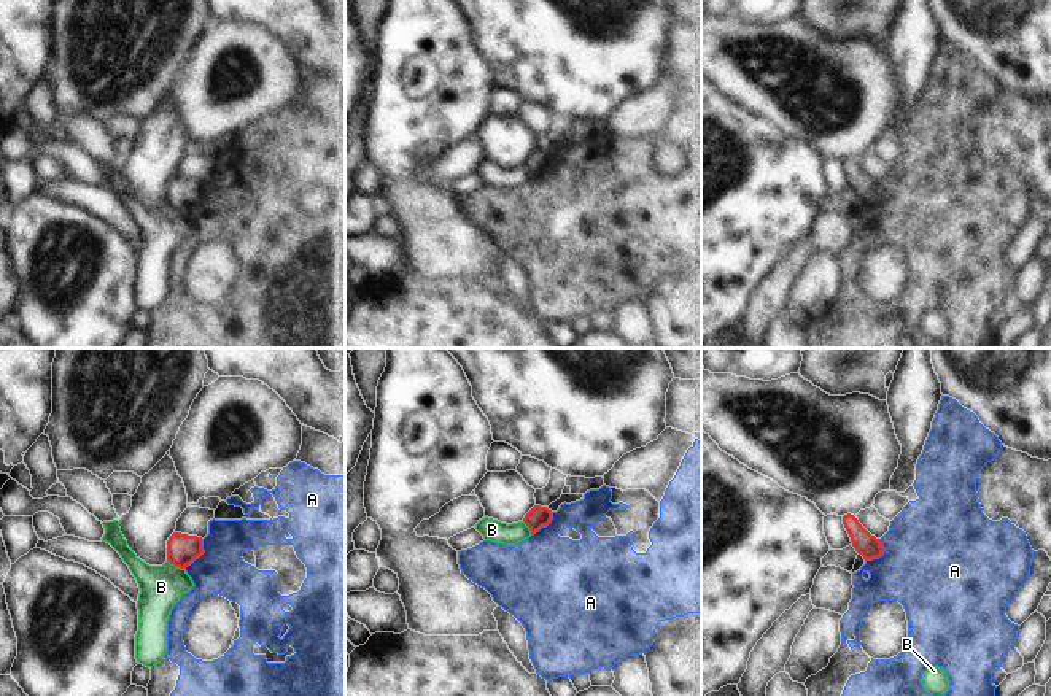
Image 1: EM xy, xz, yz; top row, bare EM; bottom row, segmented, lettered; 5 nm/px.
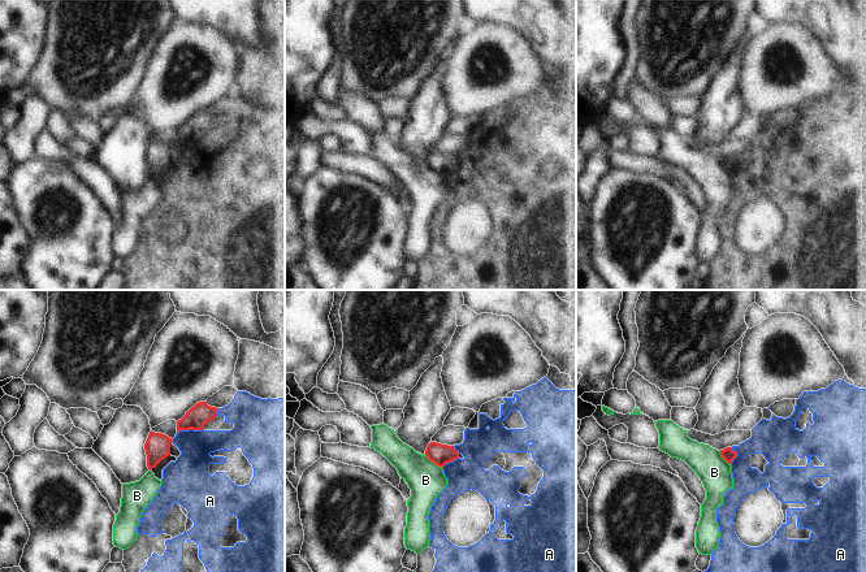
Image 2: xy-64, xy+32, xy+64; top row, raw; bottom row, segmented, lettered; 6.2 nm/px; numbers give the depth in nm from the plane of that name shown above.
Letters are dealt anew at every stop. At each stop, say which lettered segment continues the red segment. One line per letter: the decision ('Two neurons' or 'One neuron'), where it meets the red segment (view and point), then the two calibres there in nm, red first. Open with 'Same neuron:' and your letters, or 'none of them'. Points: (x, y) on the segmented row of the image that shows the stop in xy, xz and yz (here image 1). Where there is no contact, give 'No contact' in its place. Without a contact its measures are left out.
Same neuron: B
A: Two neurons. Touches red at xy (199, 555). Thickness 160 nm (red) against 240 nm
B: One neuron. Touches red at xy (175, 566). Thickness 160 nm (red) against 220 nm.

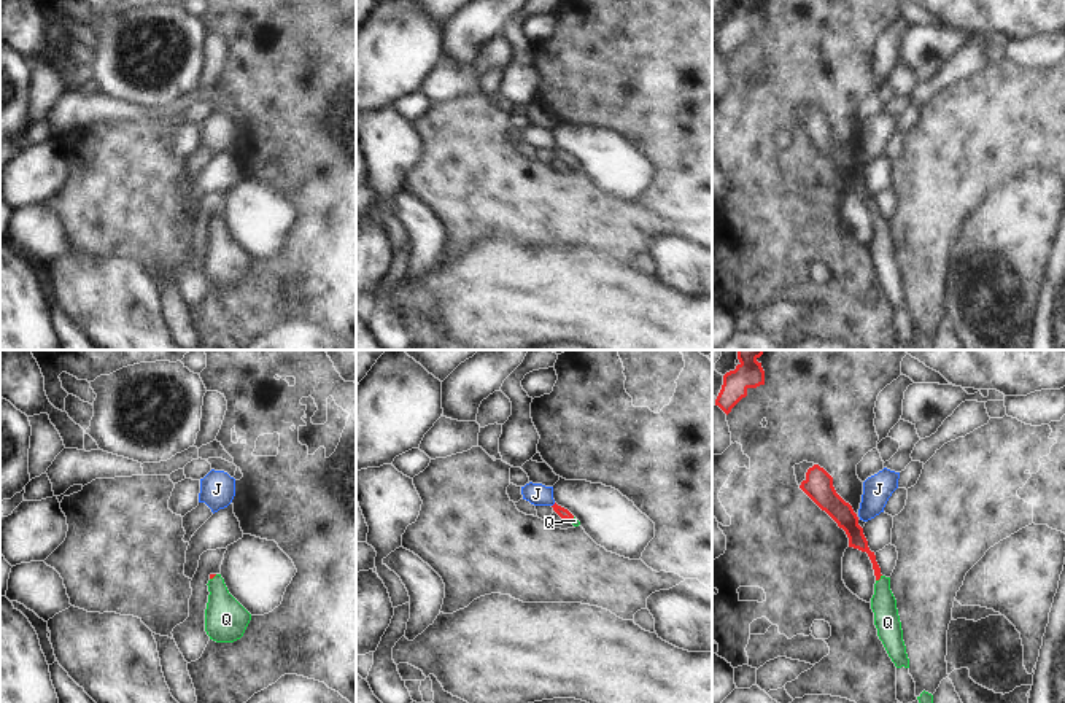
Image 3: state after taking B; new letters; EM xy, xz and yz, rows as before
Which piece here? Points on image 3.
Same neuron: Q
J: Two neurons. Touches red at xz (553, 504). Thickness 50 nm (red) against 110 nm
Q: One neuron. Touches red at yz (879, 578). Thickness 90 nm (red) against 130 nm.

